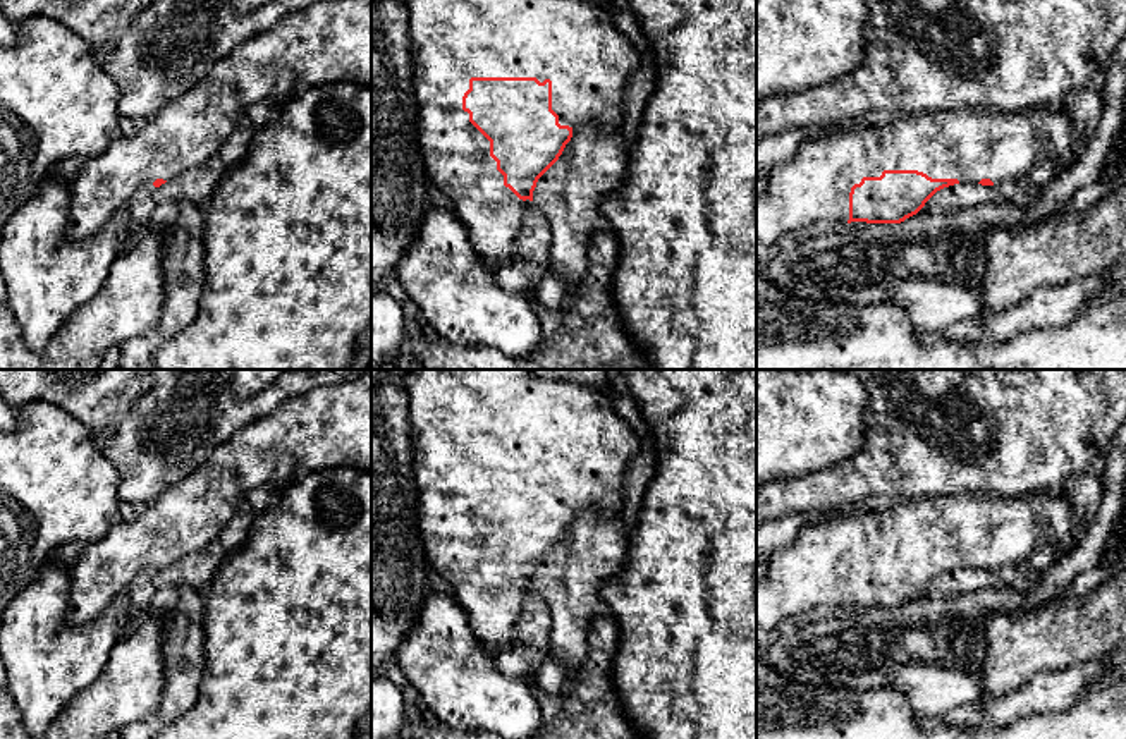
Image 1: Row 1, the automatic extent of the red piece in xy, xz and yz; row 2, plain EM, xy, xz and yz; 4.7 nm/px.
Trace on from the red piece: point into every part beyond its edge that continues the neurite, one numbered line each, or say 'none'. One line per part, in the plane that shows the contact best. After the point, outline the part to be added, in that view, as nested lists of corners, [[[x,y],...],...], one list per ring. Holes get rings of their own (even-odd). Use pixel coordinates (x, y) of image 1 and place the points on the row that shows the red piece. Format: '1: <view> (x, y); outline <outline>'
1: xz (575, 43); outline [[[406,0],[409,12],[409,38],[414,57],[413,96],[418,107],[421,153],[431,186],[450,198],[454,213],[469,232],[469,239],[483,260],[500,268],[516,256],[523,229],[523,215],[533,201],[519,199],[504,186],[504,175],[490,156],[490,141],[469,122],[462,110],[462,96],[471,77],[536,77],[552,81],[552,110],[560,125],[569,125],[572,136],[591,122],[600,131],[621,129],[622,101],[627,79],[641,65],[639,52],[621,34],[607,9],[590,0]]]

